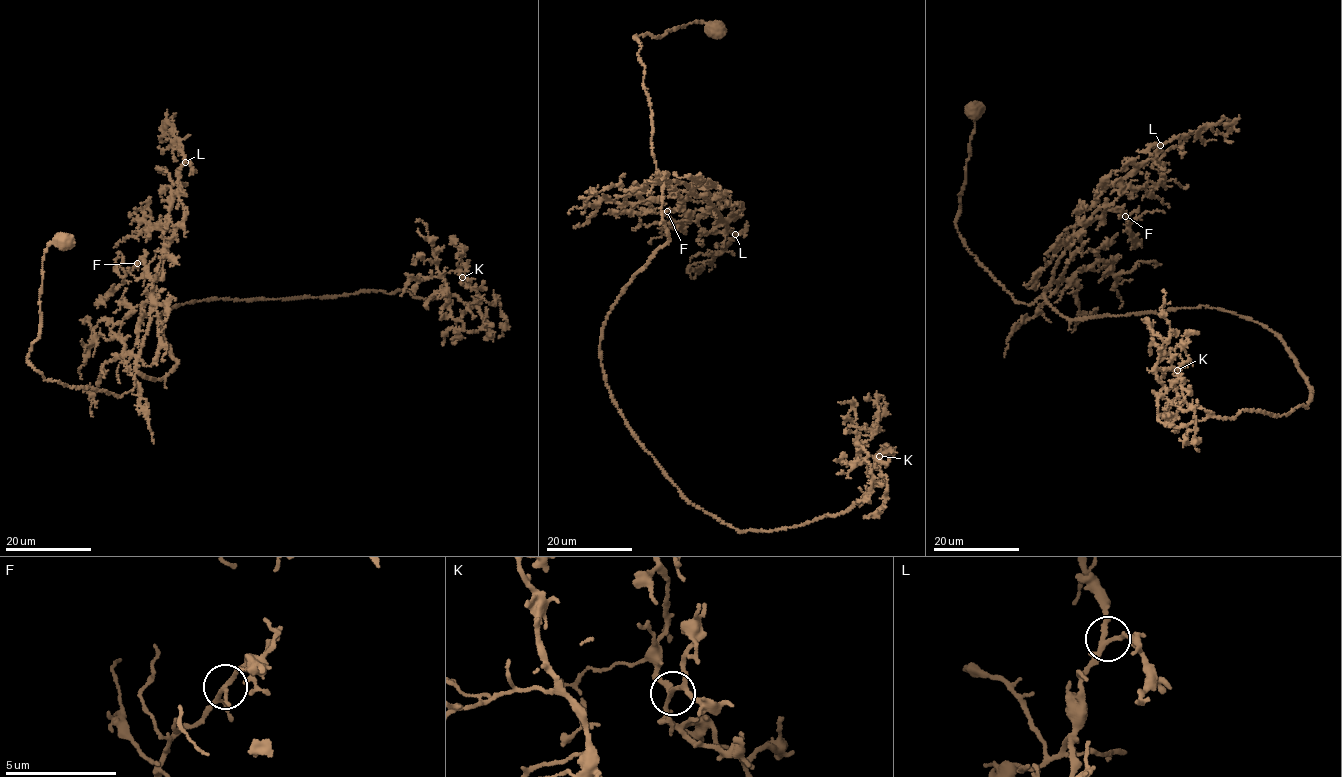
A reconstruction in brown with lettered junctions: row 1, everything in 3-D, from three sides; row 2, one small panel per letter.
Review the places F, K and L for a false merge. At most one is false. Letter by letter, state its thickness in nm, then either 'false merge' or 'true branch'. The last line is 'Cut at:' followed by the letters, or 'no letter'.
F: 170 nm thick; true branch
K: 180 nm thick; true branch
L: 200 nm thick; true branch
Cut at: no letter

